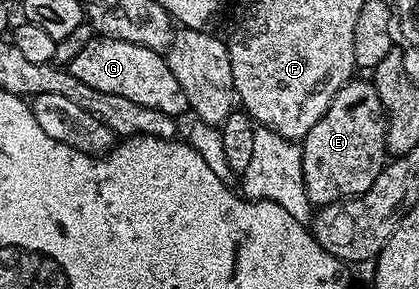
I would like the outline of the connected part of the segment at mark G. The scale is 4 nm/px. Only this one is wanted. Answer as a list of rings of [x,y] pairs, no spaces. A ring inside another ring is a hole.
[[[97,35],[91,43],[87,43],[87,47],[83,47],[83,51],[79,51],[79,55],[75,55],[75,59],[71,59],[67,68],[71,75],[75,75],[75,79],[79,79],[79,83],[87,83],[87,87],[95,87],[95,91],[107,91],[107,95],[123,95],[131,99],[131,103],[139,103],[139,107],[155,107],[155,111],[163,111],[175,118],[180,118],[181,112],[184,114],[188,110],[187,95],[183,95],[179,79],[171,75],[168,60],[160,52],[145,46]]]

